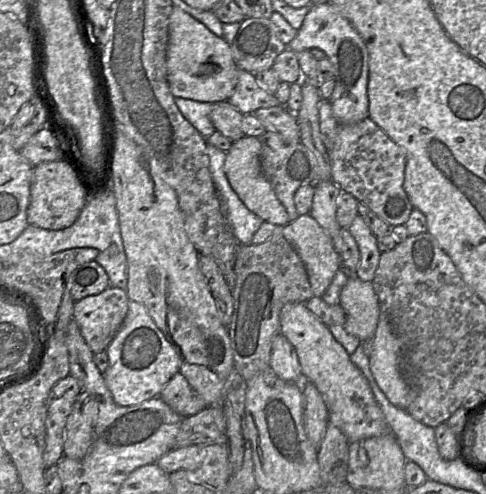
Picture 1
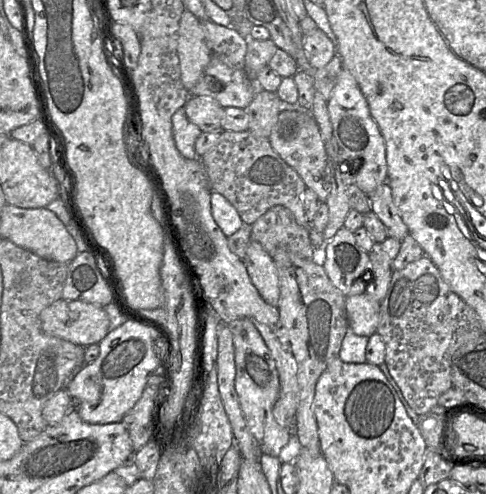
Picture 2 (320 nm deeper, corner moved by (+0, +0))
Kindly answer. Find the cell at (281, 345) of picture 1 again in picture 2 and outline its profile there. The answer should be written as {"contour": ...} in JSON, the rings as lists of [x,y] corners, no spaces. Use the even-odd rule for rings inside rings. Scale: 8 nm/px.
{"contour":[[[250,241],[244,258],[248,274],[261,297],[278,307],[280,287],[278,272],[272,256],[257,241]]]}

